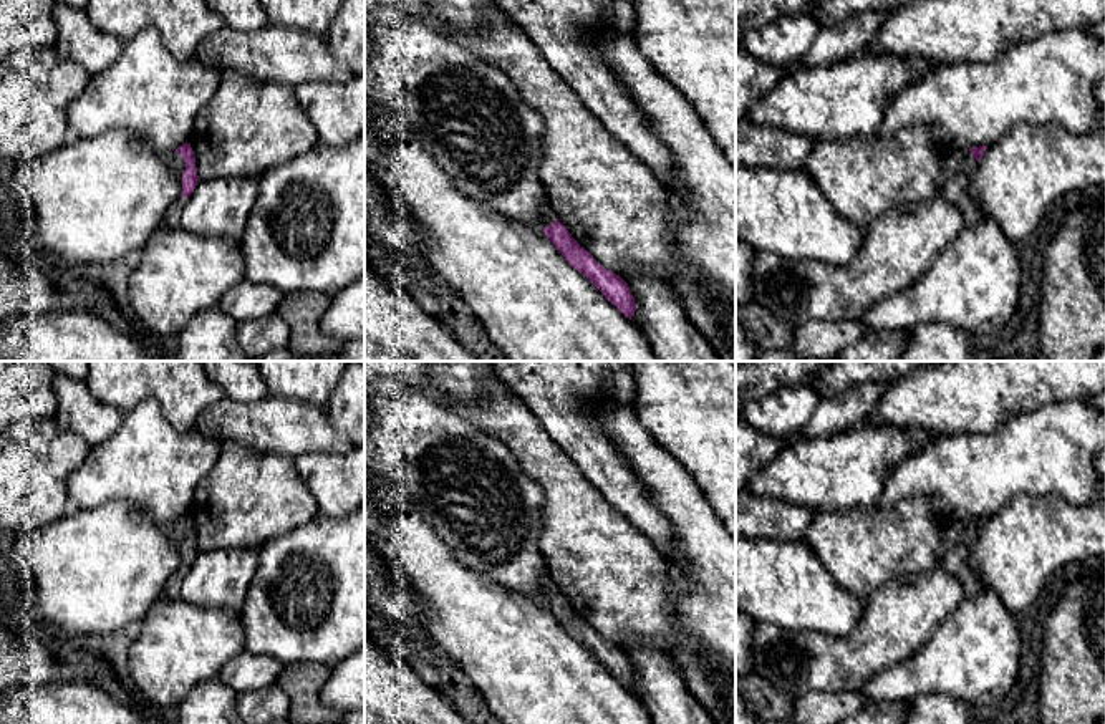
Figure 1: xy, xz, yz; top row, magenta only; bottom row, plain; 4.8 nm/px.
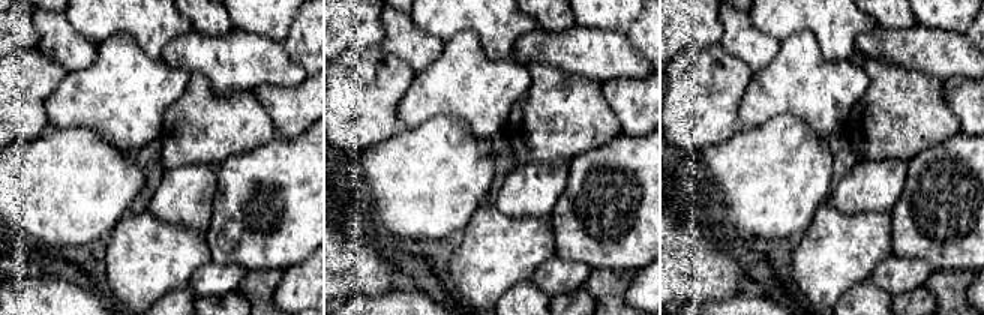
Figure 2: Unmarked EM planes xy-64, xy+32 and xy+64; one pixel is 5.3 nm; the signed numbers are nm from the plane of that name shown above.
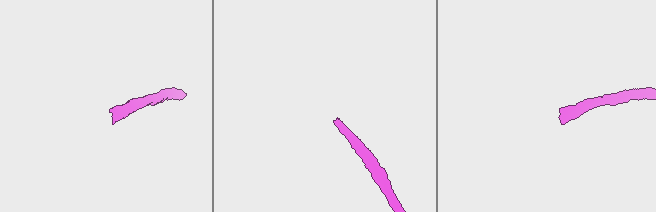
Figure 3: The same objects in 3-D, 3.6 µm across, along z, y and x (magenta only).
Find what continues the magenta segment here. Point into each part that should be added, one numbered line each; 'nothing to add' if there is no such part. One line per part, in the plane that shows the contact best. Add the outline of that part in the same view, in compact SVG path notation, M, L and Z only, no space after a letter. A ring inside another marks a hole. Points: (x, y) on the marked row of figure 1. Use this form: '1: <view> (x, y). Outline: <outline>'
1: xy (173, 217). Outline: M172 152L167 156L169 166L177 172L179 181L181 181L181 195L174 200L174 204L169 207L166 217L164 217L164 225L179 225L181 224L181 210L184 205L184 197L182 197L182 174L186 171L186 162L179 152Z

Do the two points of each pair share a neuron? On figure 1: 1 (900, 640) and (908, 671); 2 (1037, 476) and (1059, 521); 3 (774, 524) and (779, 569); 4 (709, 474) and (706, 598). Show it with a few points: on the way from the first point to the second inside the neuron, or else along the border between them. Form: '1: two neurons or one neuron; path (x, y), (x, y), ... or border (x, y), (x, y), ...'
1: two neurons; border (933, 633), (913, 653), (870, 678)
2: two neurons; border (1009, 501), (1021, 494), (1061, 494), (1085, 506)
3: two neurons; border (752, 537), (799, 540)
4: two neurons; border (688, 471), (718, 519)

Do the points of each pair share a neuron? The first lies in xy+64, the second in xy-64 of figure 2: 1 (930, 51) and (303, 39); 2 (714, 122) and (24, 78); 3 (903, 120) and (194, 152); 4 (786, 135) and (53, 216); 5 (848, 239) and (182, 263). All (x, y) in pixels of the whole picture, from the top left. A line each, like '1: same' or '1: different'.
1: different
2: same
3: same
4: same
5: same

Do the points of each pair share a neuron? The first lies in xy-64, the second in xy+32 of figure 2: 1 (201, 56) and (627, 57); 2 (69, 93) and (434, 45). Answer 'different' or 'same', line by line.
1: same
2: different

